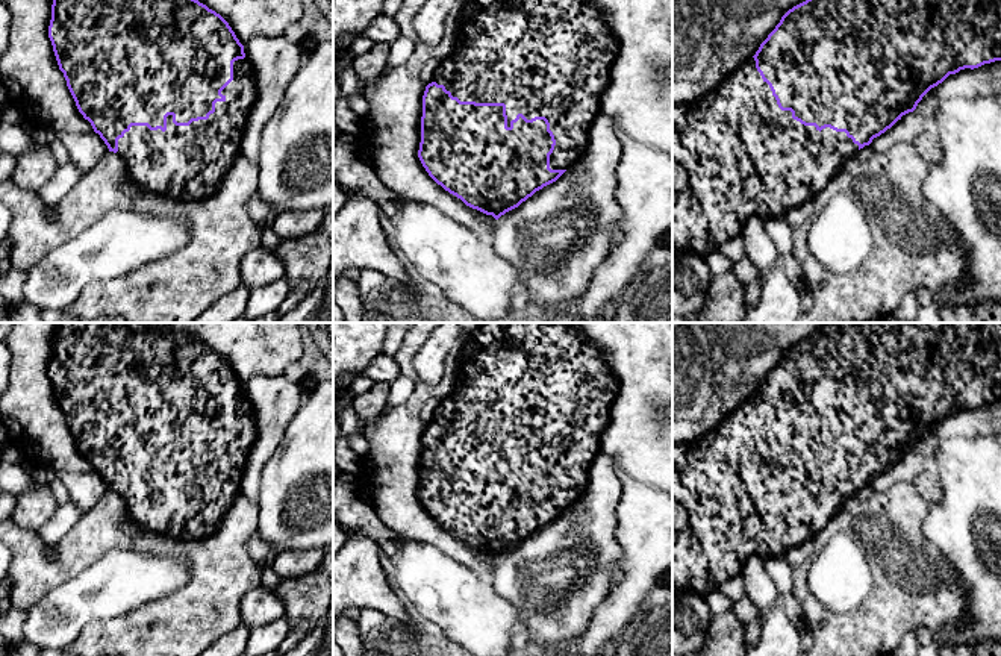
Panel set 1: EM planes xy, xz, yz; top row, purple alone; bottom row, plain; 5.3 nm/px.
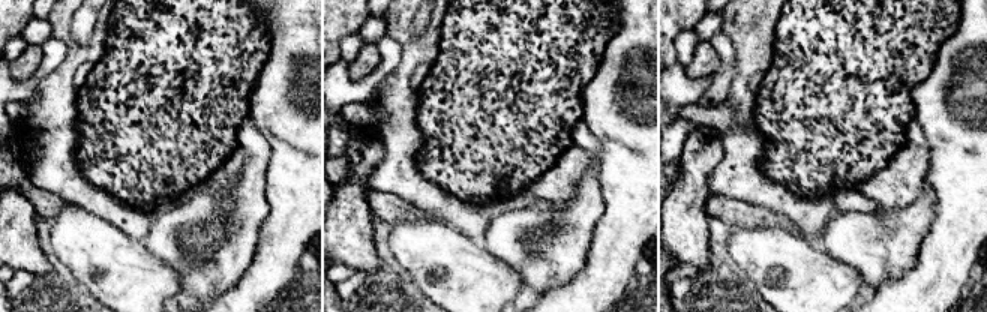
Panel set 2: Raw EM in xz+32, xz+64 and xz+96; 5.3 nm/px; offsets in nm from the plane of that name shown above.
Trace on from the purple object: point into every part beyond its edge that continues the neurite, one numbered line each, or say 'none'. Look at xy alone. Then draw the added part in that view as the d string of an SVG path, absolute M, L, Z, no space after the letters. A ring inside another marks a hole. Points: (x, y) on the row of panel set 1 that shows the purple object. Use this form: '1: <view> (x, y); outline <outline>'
1: xy (185, 162); outline M245 58L233 62L233 80L221 94L226 100L215 103L215 112L207 120L176 126L173 115L168 115L165 132L132 126L118 139L117 155L126 162L127 176L136 188L176 201L201 200L215 192L239 156L242 133L257 100L256 77Z

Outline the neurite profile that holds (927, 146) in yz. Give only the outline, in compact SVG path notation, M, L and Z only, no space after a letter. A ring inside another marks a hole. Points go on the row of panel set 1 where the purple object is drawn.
M924 132L913 141L918 155L927 165L933 165L942 161L942 147L937 141L937 136Z

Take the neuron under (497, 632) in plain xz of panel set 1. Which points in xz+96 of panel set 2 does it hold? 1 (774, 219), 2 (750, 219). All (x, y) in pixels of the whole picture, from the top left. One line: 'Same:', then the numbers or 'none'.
Same: none

